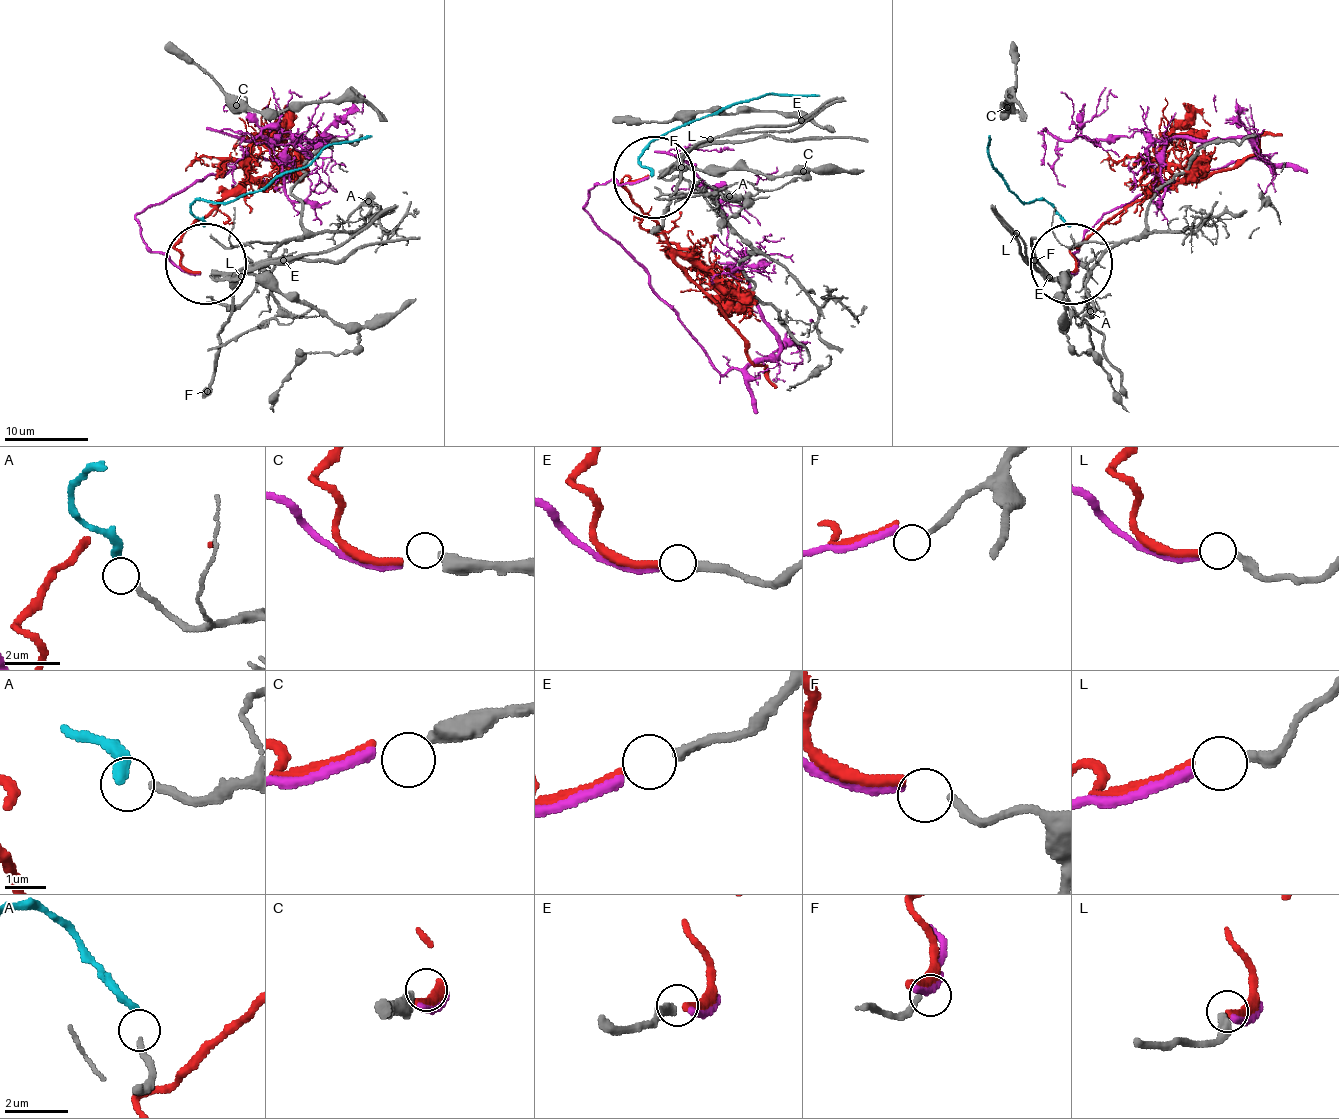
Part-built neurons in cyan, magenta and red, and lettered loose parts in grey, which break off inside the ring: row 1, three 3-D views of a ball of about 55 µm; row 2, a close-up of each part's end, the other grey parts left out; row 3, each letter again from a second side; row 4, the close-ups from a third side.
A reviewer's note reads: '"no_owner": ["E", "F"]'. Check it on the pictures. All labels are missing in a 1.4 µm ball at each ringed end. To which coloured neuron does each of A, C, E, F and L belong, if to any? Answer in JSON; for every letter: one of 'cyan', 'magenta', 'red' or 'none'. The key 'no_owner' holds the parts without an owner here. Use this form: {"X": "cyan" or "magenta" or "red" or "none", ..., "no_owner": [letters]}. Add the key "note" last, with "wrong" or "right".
{"A": "cyan", "C": "none", "E": "red", "F": "none", "L": "magenta", "no_owner": ["C", "F"], "note": "wrong"}

